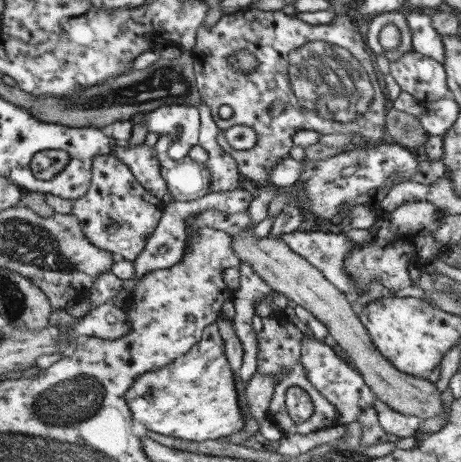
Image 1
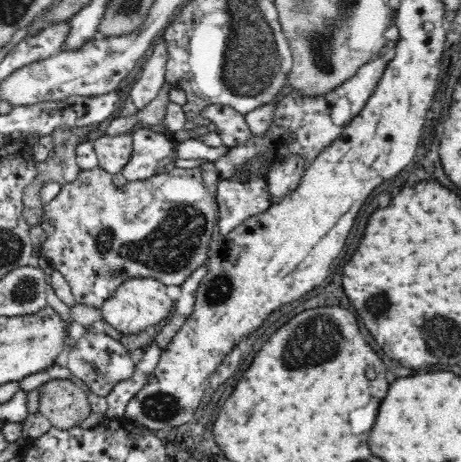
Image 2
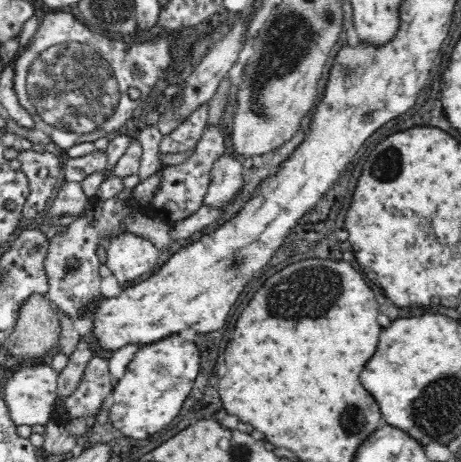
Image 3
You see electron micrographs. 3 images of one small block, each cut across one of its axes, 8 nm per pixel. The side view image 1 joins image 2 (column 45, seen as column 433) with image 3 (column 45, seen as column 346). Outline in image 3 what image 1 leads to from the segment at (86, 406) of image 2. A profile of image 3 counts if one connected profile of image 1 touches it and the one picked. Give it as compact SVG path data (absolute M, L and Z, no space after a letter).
M34 294L22 304L14 332L6 342L12 356L32 362L44 360L46 354L50 356L58 350L60 318L54 314L54 306L44 294Z

